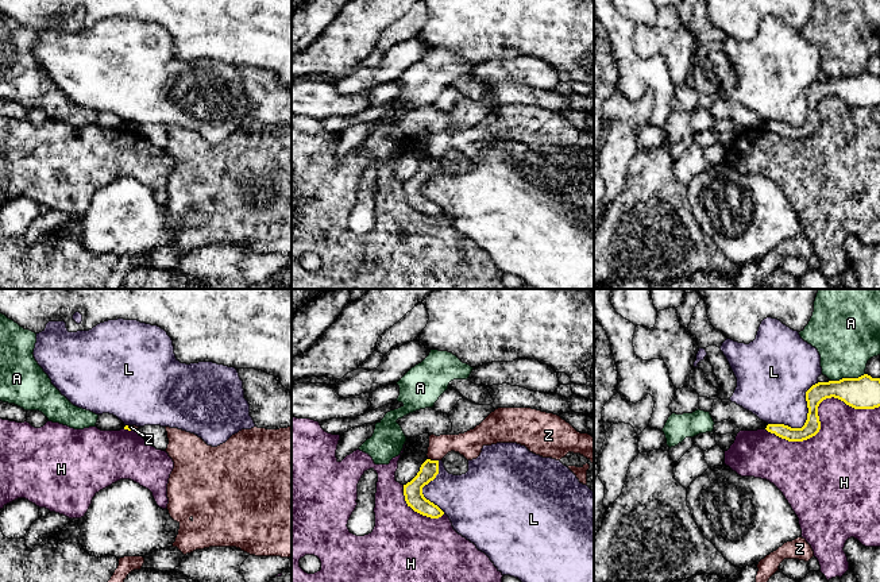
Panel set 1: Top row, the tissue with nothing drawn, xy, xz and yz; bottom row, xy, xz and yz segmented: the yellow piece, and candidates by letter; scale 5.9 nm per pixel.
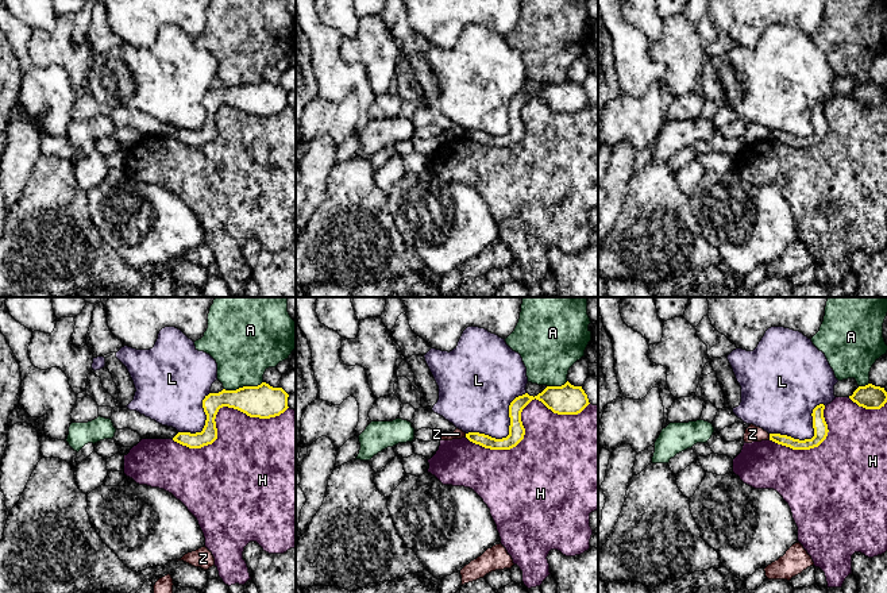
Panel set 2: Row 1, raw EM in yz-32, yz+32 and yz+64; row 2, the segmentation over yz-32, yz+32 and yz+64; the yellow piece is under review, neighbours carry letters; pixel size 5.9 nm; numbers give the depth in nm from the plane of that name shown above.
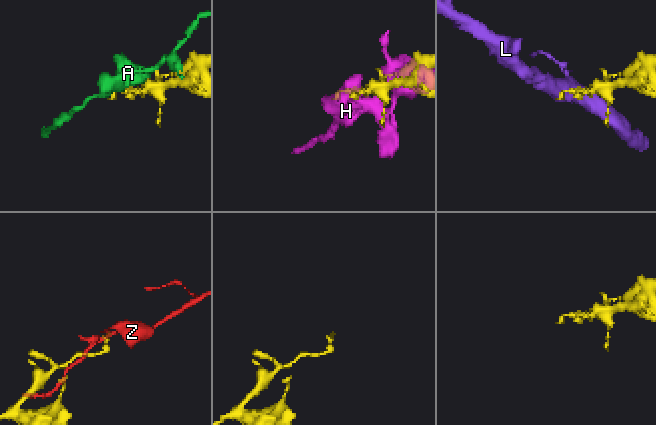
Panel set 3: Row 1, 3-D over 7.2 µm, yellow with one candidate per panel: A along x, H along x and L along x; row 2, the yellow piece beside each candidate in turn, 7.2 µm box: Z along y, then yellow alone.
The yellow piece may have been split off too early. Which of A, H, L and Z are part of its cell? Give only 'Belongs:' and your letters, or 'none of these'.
Belongs: none of these

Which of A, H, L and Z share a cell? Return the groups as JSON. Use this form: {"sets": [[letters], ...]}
{"sets": [["A"], ["H"], ["L"], ["Z"]]}

